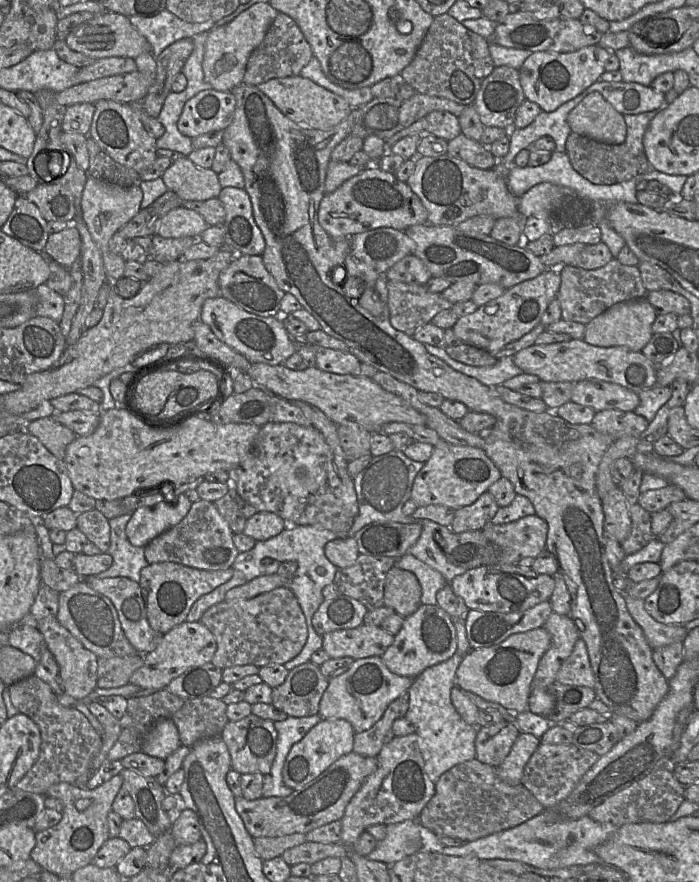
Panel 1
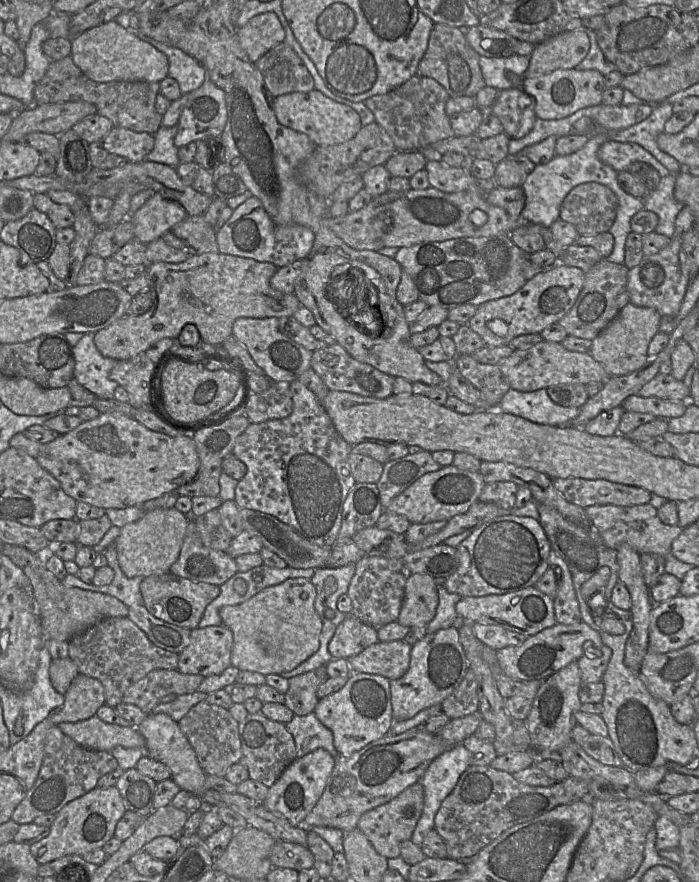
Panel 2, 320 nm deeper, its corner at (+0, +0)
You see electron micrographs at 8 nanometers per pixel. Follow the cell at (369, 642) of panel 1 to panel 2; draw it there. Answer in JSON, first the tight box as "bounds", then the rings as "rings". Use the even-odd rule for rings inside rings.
{"bounds":[347,640,411,680],"rings":[[[404,640],[378,641],[348,658],[347,662],[351,672],[376,674],[395,680],[408,671],[411,648]]]}

